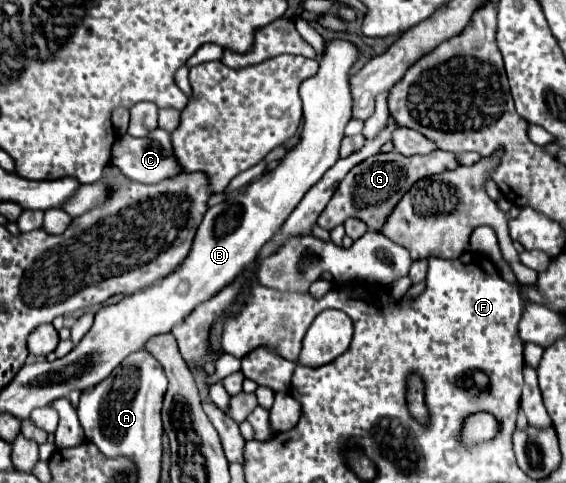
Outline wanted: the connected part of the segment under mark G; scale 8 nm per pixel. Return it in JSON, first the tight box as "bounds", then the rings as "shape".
{"bounds":[318,151,460,231],"shape":[[[396,151],[392,153],[378,153],[368,157],[368,161],[362,161],[360,165],[352,167],[348,171],[348,175],[340,181],[340,185],[336,187],[330,203],[326,205],[326,209],[320,213],[318,217],[318,225],[326,231],[332,231],[334,227],[342,225],[346,219],[356,217],[360,221],[364,221],[368,225],[368,229],[382,229],[386,217],[390,217],[392,209],[398,205],[400,197],[404,197],[404,193],[408,193],[408,189],[430,175],[442,173],[442,171],[450,171],[460,167],[458,159],[454,157],[454,153],[448,151],[432,151],[428,155],[400,155]]]}

